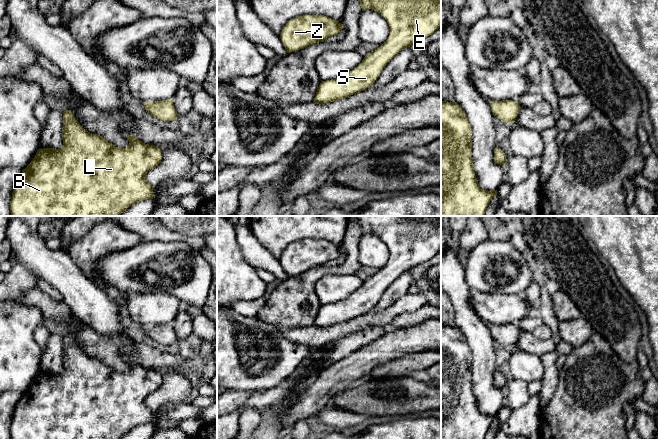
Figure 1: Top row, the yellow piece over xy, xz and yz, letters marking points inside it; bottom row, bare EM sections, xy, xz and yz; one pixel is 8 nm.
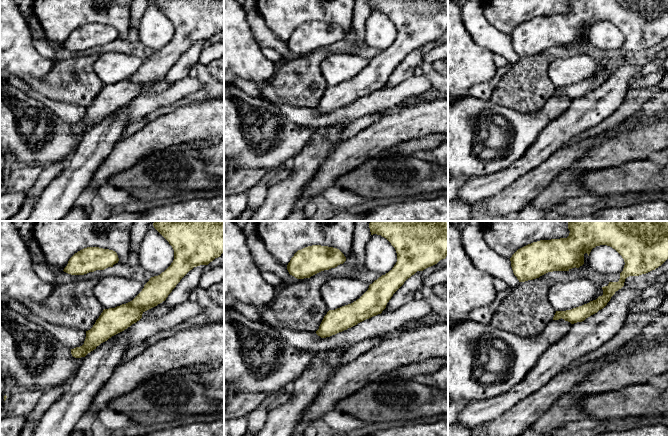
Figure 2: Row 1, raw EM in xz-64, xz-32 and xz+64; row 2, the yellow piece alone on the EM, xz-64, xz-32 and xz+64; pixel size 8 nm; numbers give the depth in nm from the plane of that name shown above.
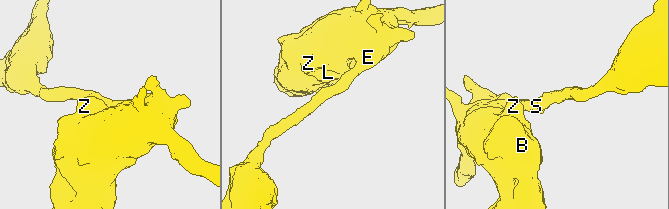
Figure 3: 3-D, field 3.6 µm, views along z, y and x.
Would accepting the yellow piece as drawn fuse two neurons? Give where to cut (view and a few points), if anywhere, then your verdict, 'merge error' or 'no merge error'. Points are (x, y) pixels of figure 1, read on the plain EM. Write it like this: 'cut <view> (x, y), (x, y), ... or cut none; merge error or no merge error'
cut none; no merge error

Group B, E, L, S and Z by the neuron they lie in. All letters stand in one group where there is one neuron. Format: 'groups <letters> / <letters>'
groups B E L S Z

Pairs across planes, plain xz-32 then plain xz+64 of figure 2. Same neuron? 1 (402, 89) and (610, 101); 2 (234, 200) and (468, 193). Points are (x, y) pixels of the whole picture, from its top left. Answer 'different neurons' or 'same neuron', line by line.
1: different neurons
2: different neurons

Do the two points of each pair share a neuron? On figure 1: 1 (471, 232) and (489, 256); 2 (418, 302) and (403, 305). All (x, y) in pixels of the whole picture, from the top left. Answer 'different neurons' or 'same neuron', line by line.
1: different neurons
2: same neuron

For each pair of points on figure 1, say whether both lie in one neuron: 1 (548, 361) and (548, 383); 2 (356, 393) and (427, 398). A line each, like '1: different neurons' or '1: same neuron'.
1: same neuron
2: same neuron

